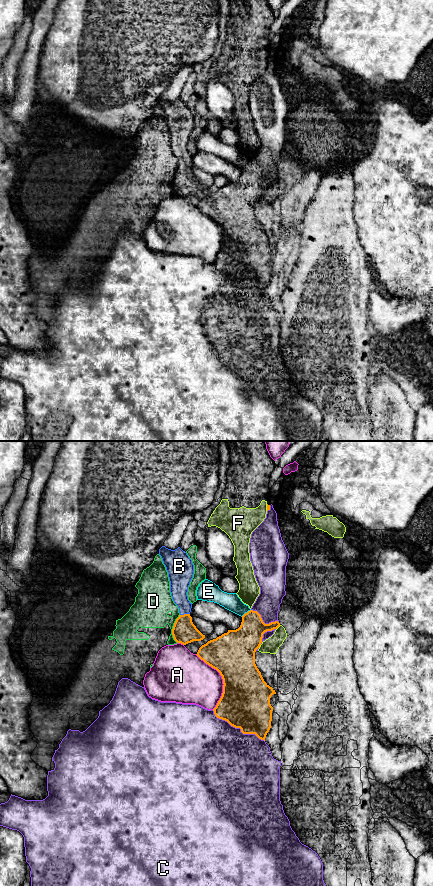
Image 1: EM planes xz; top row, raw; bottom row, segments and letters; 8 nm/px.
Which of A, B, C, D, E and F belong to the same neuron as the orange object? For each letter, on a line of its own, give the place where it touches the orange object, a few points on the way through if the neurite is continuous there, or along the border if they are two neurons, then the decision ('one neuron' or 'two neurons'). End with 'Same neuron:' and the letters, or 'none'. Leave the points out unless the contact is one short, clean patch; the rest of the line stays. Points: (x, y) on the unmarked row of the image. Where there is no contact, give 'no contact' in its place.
A: contact xz (222, 230); two neurons
B: contact xz (184, 166); way xz (184, 183), (184, 166), (179, 136); one neuron
C: contact xz (238, 279); two neurons
D: contact xz (173, 180); border xz (179, 166), (172, 181), (172, 189), (176, 194); two neurons
E: contact xz (245, 165); border xz (250, 161), (241, 168); two neurons
F: contact xz (278, 178); two neurons
Same neuron: B

